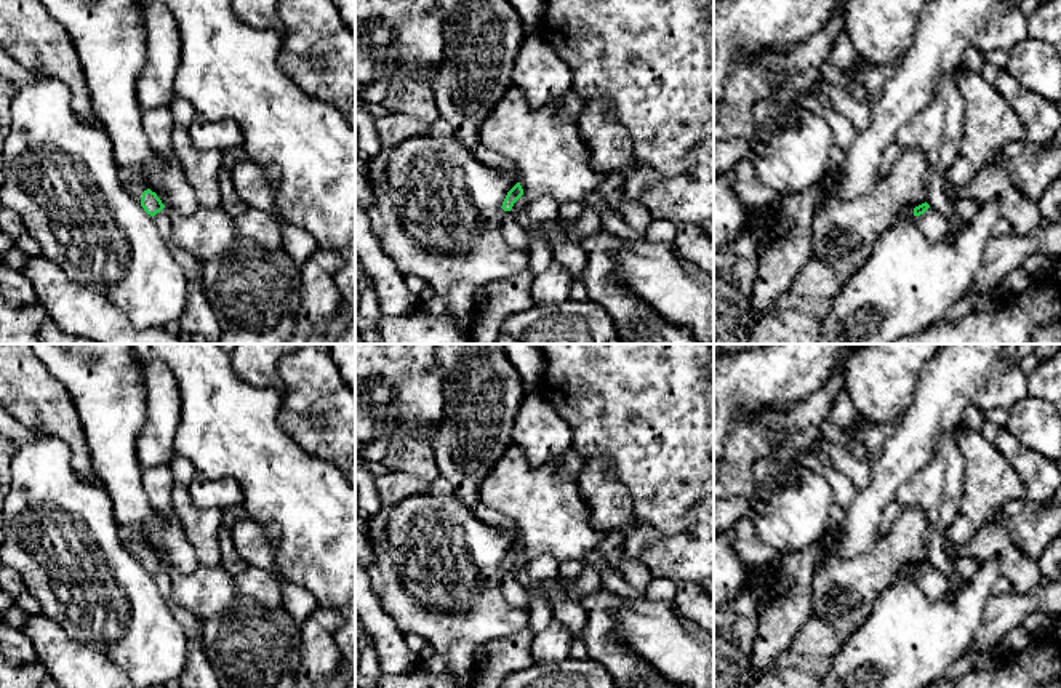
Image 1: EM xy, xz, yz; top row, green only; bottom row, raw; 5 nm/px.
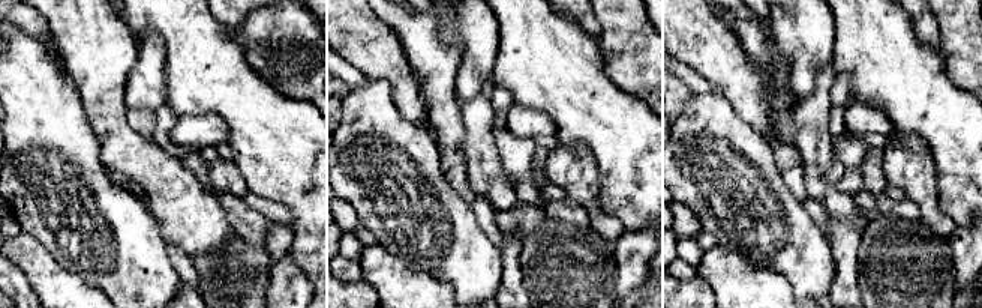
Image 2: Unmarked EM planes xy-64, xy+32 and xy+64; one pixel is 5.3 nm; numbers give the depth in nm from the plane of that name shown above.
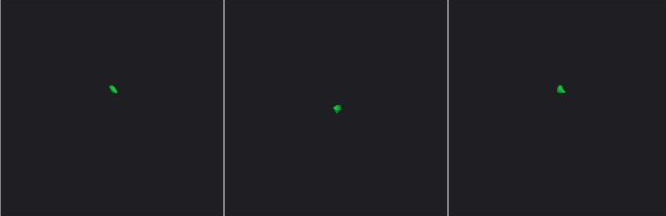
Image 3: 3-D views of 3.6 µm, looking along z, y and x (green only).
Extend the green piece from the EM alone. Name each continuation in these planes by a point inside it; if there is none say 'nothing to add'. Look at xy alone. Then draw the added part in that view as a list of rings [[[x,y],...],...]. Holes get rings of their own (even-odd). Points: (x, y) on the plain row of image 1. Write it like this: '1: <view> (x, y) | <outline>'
1: xy (135, 544) | [[[118,526],[118,538],[125,544],[126,550],[141,562],[142,550],[149,547],[146,538],[136,534],[131,528]]]

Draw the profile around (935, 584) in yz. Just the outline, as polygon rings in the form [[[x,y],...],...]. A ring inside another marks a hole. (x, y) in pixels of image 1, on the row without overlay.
[[[933,566],[917,574],[917,581],[930,602],[939,602],[947,594],[951,584],[951,579]]]

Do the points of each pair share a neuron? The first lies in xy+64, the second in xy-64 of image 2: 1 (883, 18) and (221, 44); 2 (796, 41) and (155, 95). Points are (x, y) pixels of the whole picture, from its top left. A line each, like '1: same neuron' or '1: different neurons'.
1: same neuron
2: same neuron

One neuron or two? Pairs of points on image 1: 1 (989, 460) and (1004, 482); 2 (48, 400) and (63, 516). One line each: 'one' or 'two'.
1: one
2: two

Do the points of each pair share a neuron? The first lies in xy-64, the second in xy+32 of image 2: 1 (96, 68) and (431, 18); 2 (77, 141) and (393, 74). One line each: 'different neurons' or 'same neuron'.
1: same neuron
2: different neurons

